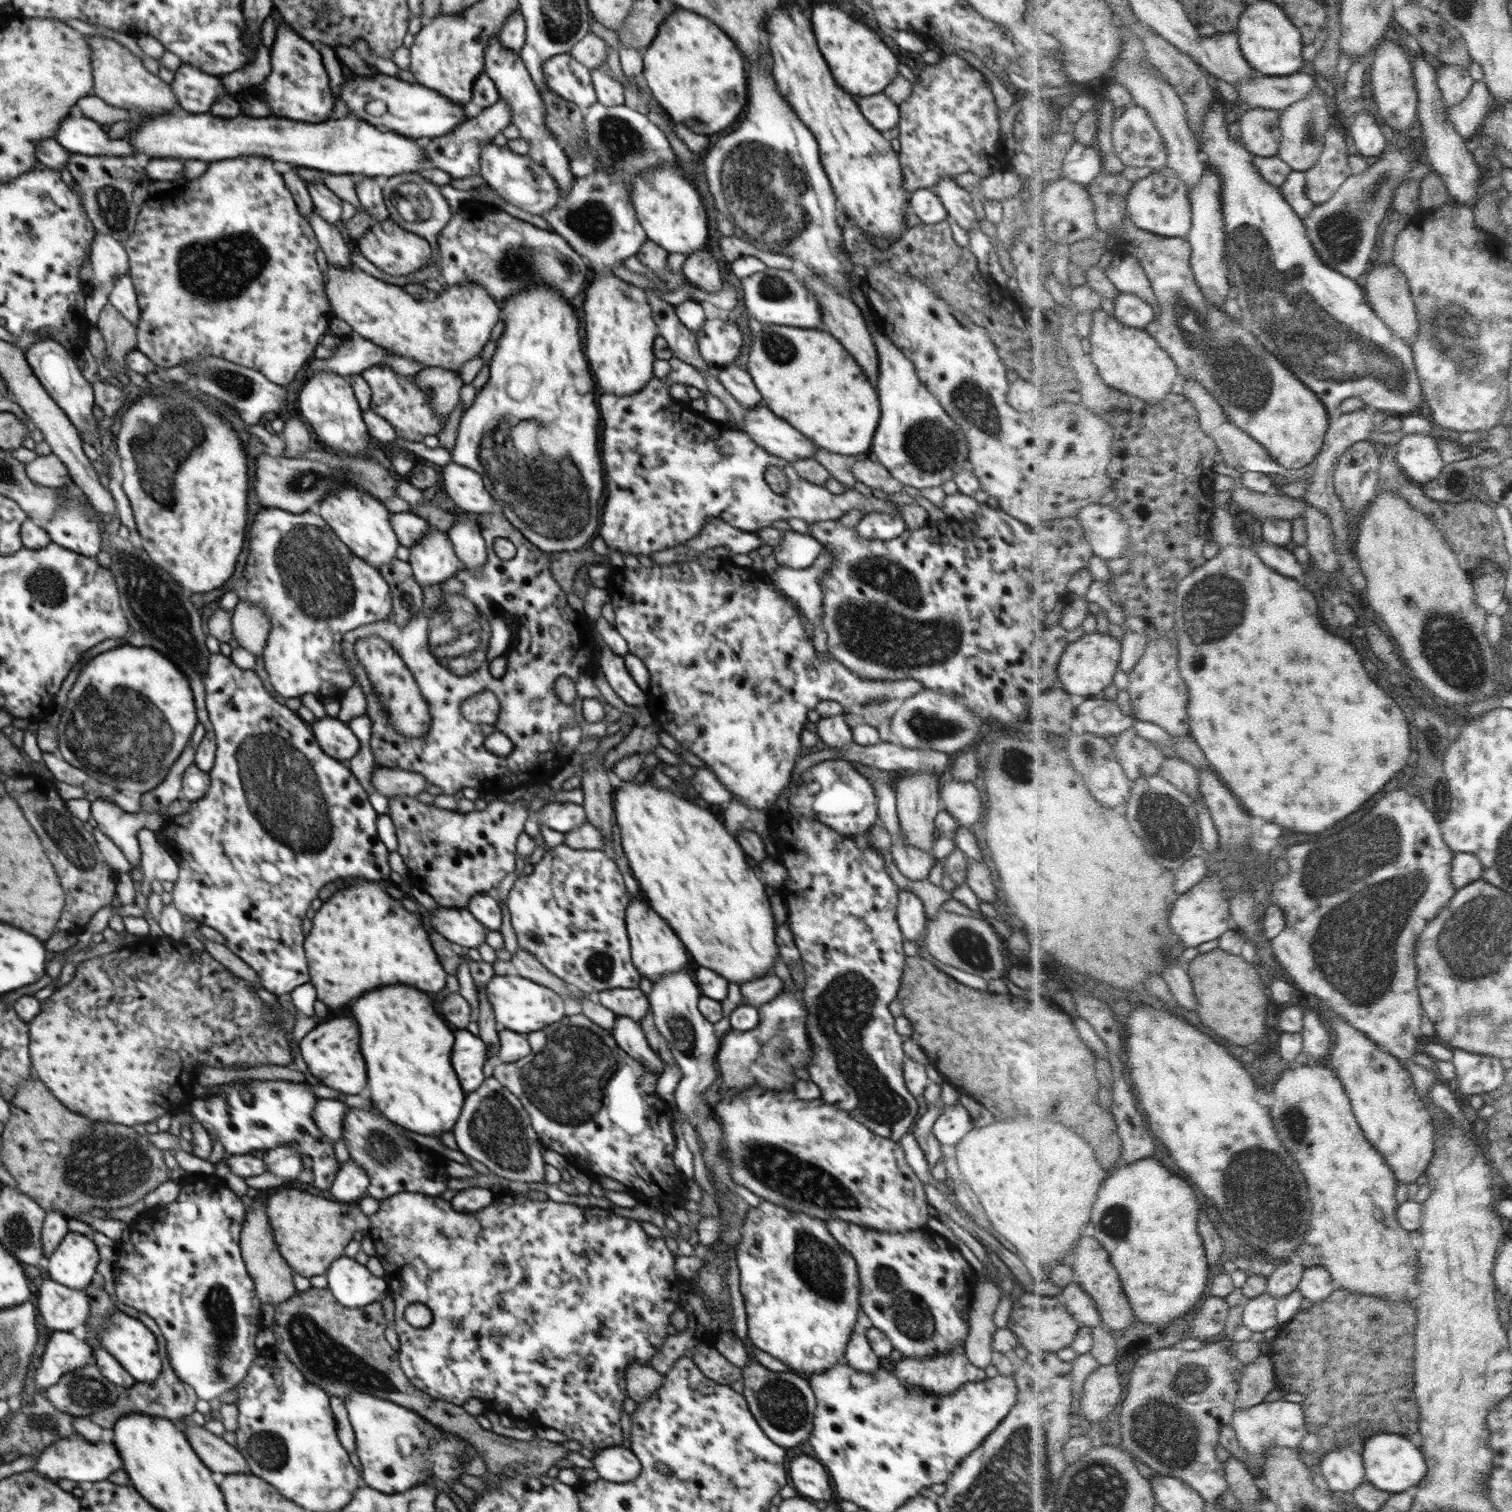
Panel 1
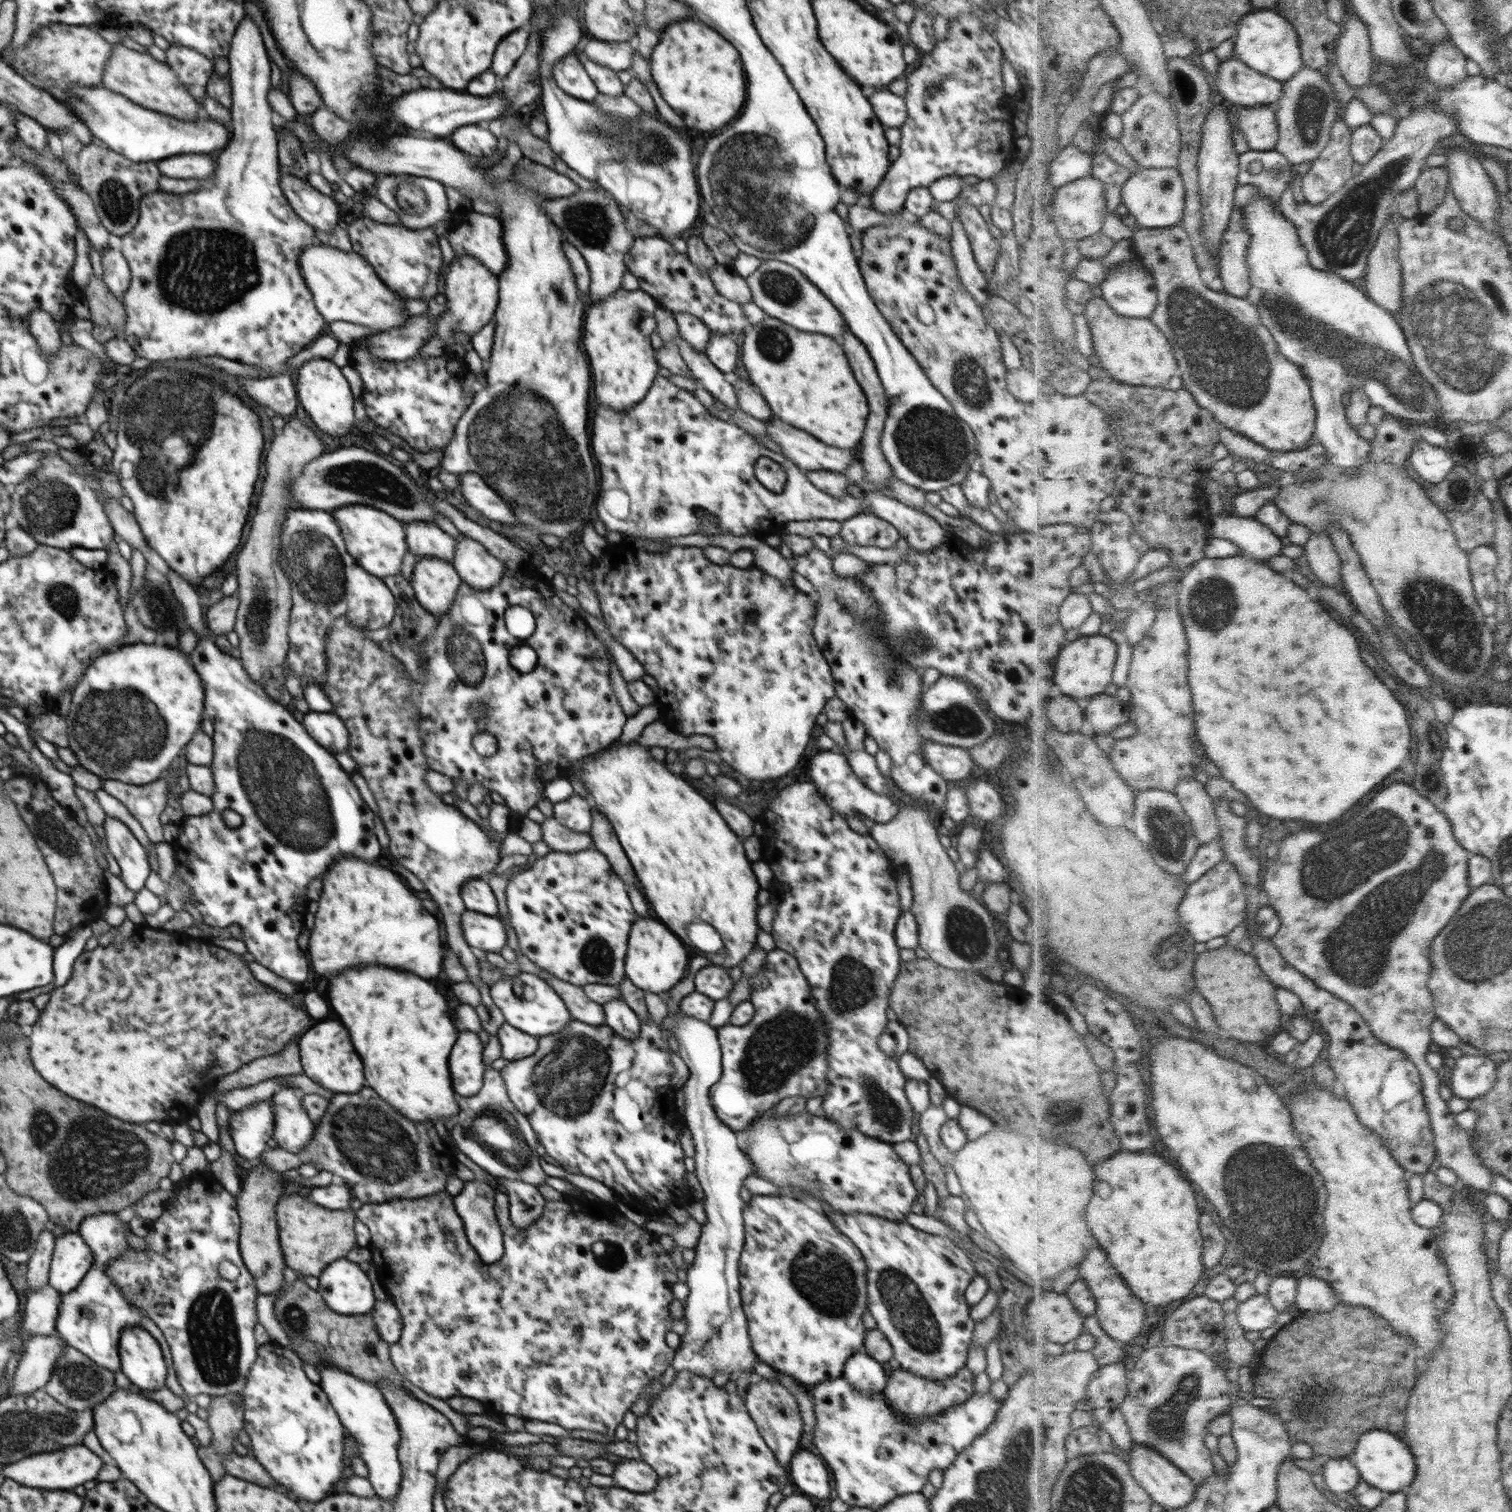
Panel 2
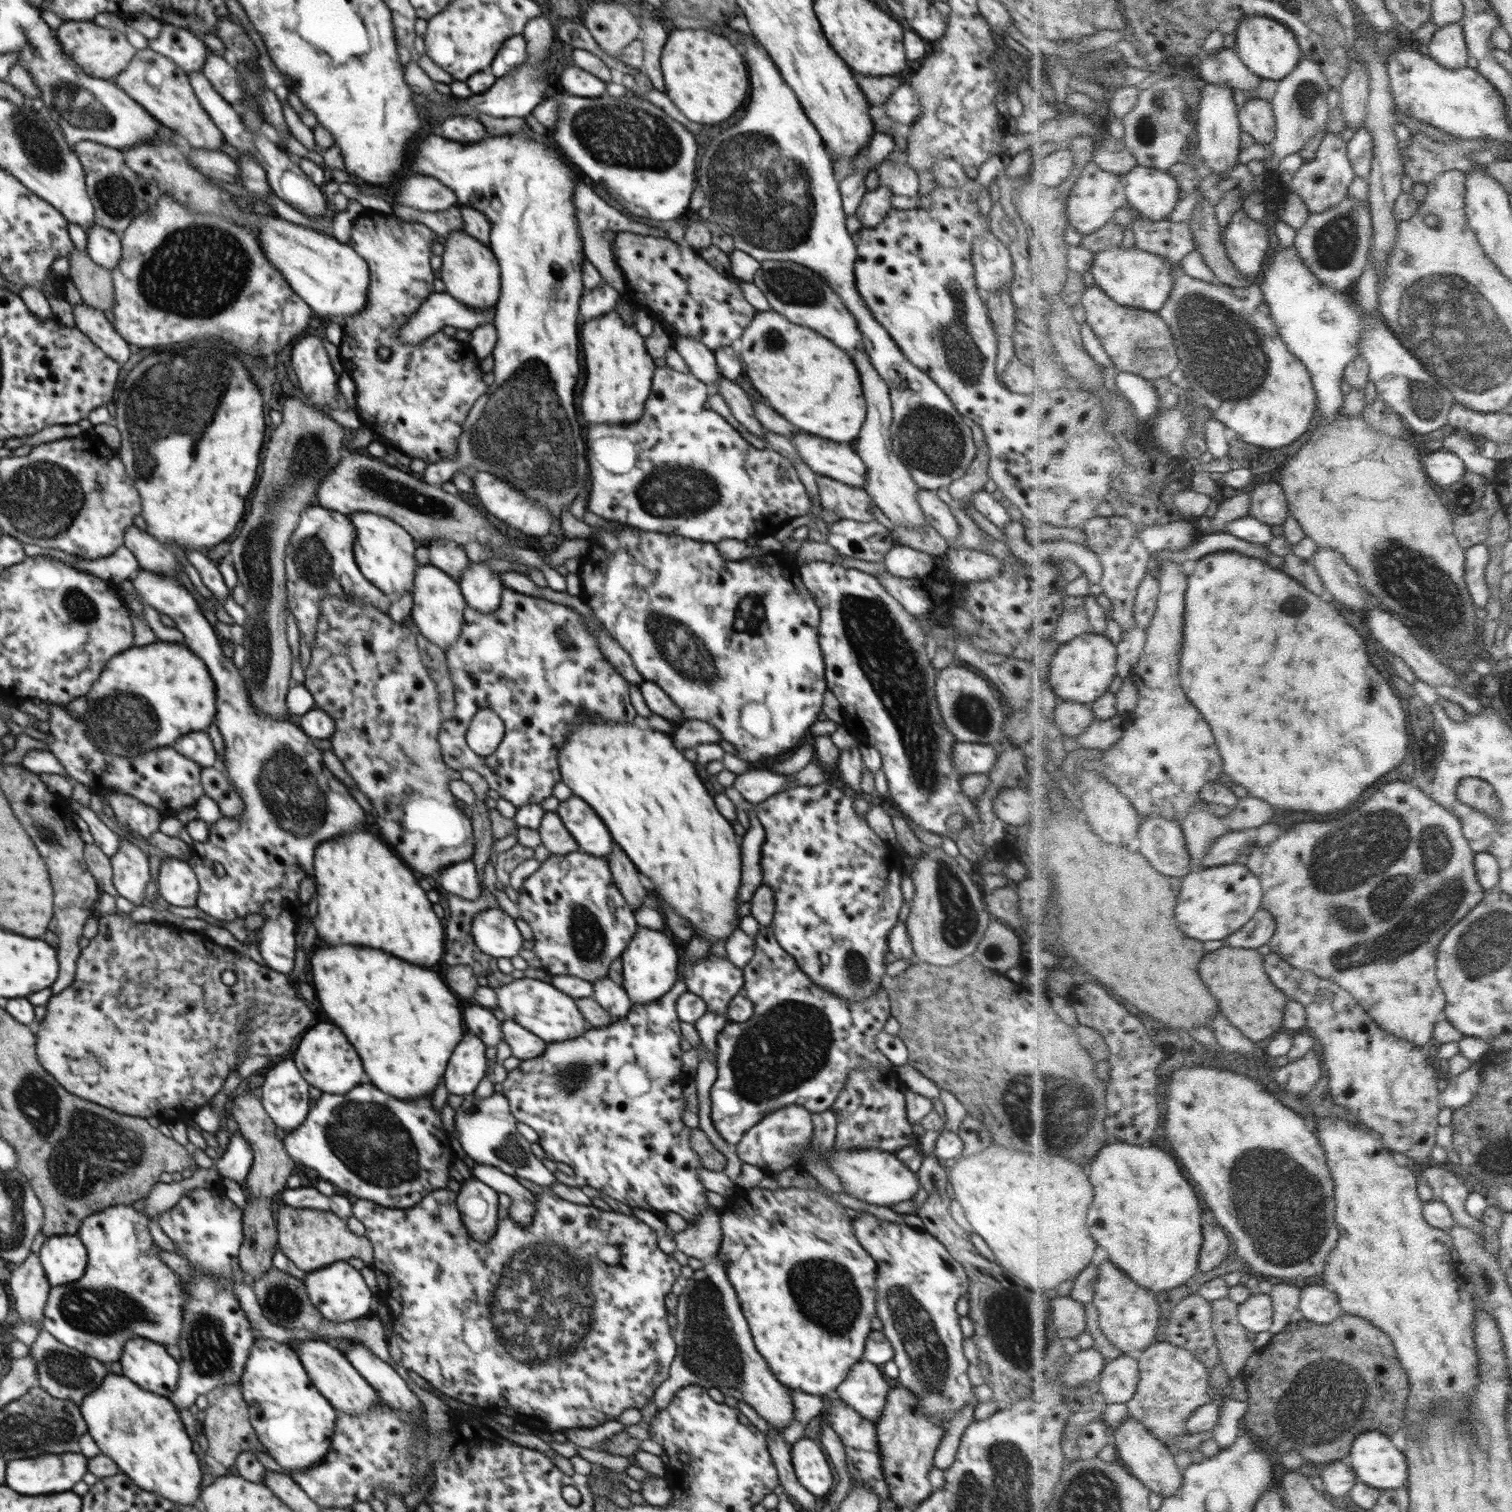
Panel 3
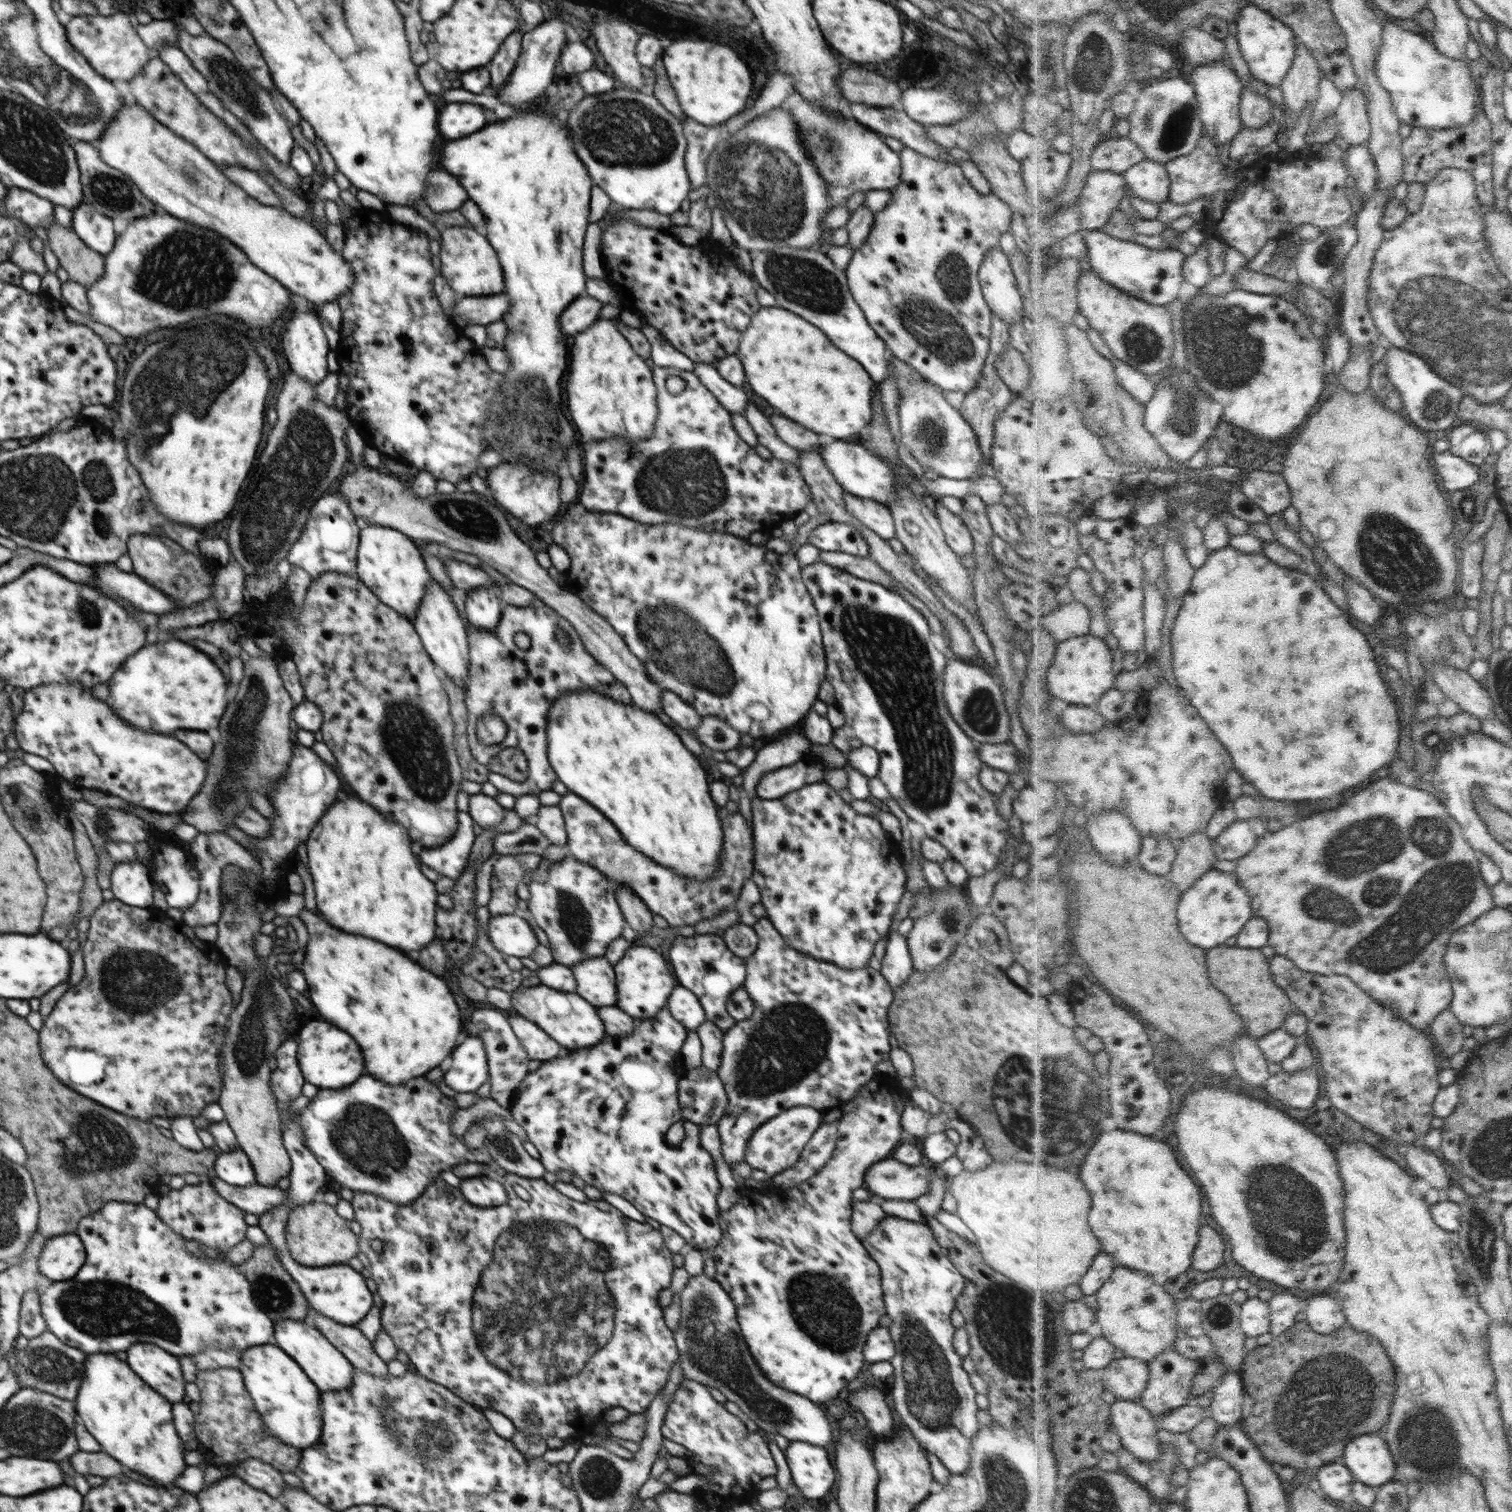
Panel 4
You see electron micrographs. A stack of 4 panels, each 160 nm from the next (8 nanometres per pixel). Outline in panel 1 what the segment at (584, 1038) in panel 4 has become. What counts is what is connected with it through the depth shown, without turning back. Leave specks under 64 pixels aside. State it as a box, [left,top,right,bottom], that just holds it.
[485,975,564,1035]

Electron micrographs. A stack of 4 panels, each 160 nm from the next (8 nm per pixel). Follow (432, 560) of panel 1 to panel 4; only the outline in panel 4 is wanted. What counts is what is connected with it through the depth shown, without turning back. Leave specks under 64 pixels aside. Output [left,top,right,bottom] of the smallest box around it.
[412,579,470,692]

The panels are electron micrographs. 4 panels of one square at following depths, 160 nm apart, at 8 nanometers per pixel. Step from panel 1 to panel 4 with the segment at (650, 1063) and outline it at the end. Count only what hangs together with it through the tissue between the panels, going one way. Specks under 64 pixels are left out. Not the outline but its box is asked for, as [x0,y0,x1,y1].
[570,956,617,1007]

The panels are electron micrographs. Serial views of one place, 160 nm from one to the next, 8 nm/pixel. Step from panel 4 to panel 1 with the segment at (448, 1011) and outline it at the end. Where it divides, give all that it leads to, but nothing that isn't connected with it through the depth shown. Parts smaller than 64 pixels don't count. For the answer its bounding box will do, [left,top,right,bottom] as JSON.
[350,986,466,1137]

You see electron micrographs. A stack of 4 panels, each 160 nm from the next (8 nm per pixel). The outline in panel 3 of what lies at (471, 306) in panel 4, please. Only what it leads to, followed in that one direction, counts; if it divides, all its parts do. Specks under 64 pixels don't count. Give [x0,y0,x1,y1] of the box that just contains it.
[399,293,493,344]

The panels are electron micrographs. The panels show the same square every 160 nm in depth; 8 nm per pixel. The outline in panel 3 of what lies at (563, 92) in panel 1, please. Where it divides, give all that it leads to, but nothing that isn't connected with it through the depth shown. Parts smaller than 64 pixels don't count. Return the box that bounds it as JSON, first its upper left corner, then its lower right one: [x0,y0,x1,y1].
[560,66,607,98]

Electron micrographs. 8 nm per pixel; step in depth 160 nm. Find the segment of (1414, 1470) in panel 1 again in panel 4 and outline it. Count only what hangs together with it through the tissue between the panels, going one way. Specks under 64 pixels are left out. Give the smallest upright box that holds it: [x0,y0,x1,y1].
[1346,1434,1399,1486]

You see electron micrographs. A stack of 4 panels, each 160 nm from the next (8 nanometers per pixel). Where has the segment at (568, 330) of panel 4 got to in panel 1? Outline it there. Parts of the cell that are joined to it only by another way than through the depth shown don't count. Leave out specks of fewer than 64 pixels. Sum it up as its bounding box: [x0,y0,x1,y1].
[542,103,674,276]

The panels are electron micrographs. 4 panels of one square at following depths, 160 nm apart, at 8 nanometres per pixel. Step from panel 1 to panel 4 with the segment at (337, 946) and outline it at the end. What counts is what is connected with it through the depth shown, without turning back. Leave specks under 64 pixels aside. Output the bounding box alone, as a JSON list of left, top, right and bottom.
[307,793,439,956]

